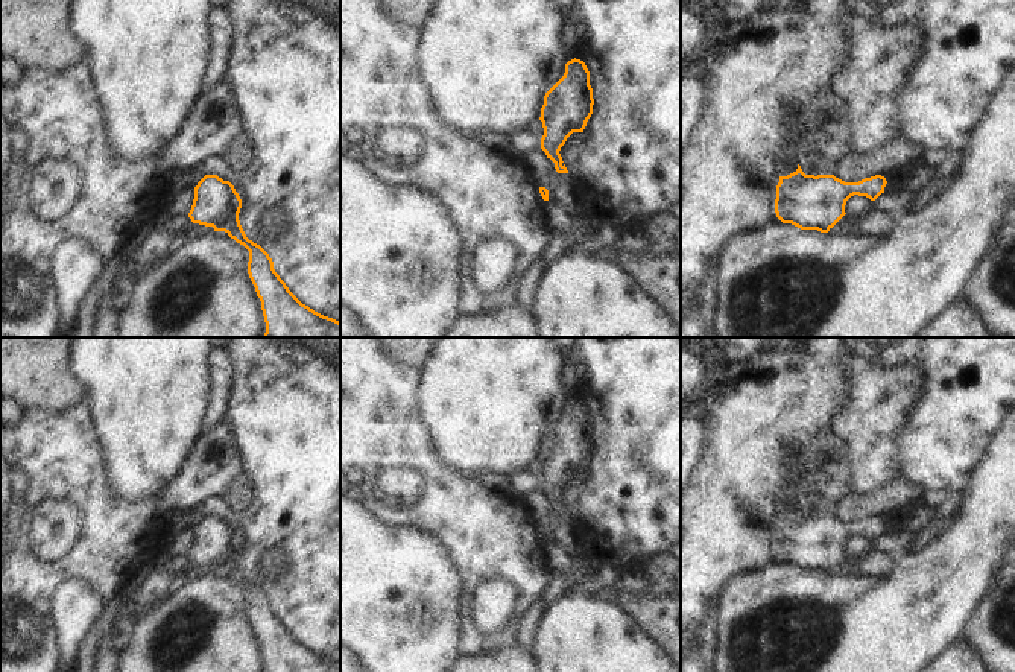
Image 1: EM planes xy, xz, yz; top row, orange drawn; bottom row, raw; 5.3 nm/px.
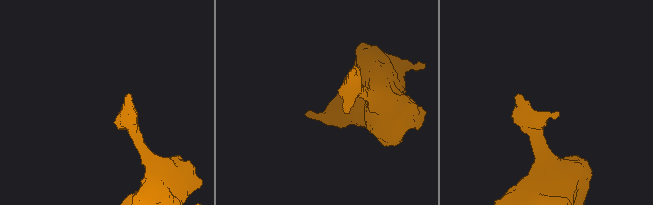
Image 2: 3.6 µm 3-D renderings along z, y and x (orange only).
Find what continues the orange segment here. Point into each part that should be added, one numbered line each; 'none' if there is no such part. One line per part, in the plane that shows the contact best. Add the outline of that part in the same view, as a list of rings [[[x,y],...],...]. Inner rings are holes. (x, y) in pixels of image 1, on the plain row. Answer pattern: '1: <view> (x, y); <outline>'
none

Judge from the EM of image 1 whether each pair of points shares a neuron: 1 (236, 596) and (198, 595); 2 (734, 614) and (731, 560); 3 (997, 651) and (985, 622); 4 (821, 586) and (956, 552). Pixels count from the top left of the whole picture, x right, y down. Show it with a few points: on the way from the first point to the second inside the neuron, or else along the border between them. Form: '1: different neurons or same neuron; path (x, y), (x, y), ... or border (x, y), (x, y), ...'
1: same neuron; path (227, 596), (207, 596)
2: different neurons; border (766, 570), (736, 580), (719, 599)
3: same neuron; path (997, 643), (997, 637), (991, 630)
4: same neuron; path (854, 593), (915, 593), (923, 586)

